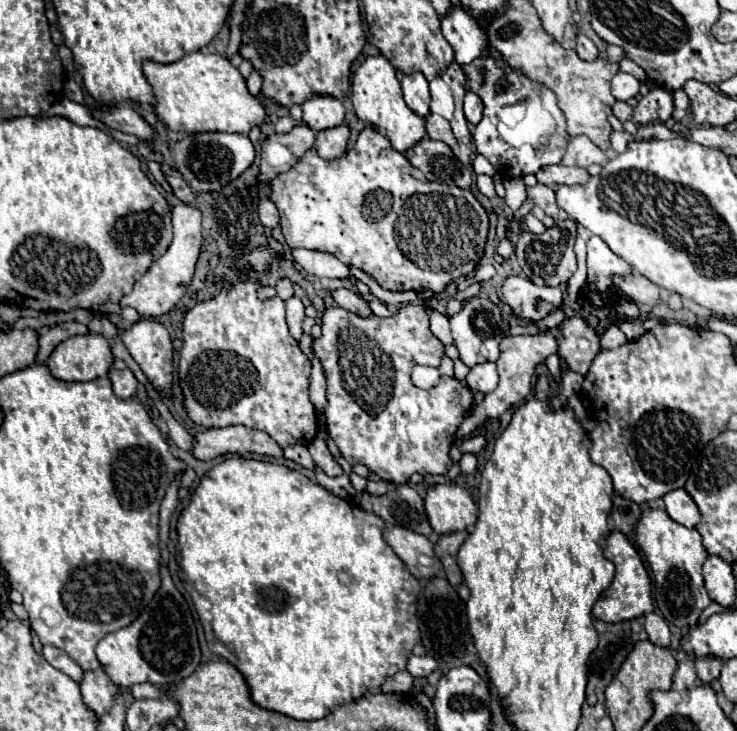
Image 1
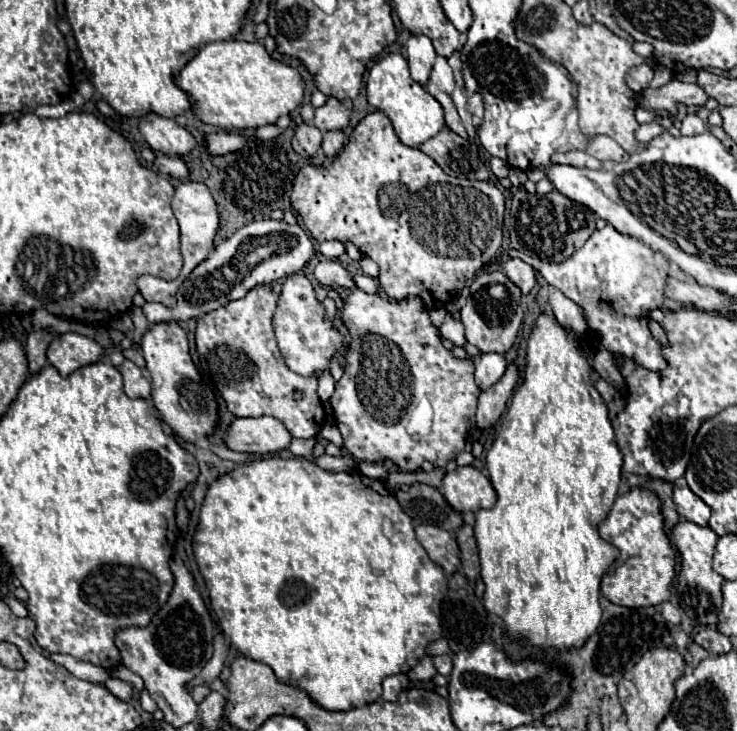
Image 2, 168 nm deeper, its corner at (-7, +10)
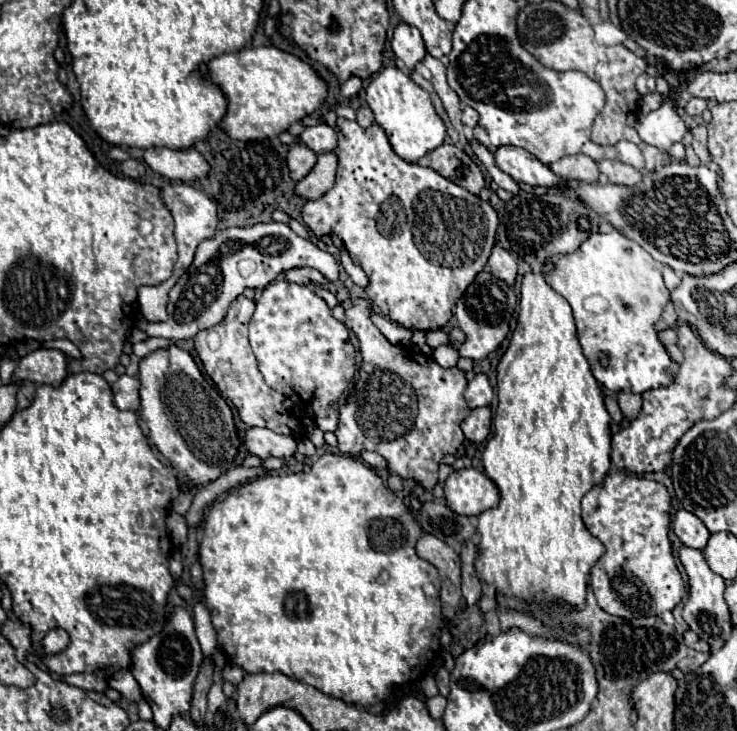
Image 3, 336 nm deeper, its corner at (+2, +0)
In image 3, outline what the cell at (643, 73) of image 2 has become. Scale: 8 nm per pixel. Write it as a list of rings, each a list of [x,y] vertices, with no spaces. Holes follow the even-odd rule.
[[[643,73],[643,75],[639,75],[639,77],[637,77],[637,83],[635,83],[635,87],[637,87],[639,95],[647,95],[647,93],[655,91],[655,79],[653,79],[651,75]]]

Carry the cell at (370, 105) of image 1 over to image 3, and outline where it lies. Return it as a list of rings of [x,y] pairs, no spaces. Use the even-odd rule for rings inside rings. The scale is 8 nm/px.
[[[383,67],[377,75],[371,77],[365,89],[365,101],[375,115],[375,121],[387,133],[393,151],[401,159],[415,163],[417,159],[421,159],[443,143],[445,125],[441,117],[435,113],[429,95],[419,85],[415,85],[405,71],[397,67]]]

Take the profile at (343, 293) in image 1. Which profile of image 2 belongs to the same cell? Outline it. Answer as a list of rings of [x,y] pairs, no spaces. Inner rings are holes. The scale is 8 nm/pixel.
[[[320,261],[314,267],[314,277],[324,285],[324,287],[344,287],[344,289],[354,289],[354,281],[350,277],[350,273],[338,263],[338,261]]]

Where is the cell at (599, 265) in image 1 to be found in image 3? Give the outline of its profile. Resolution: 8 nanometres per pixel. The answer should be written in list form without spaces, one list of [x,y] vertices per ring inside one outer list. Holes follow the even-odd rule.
[[[613,229],[611,233],[593,233],[575,253],[557,257],[555,269],[545,275],[547,285],[559,295],[563,295],[573,307],[573,317],[583,353],[589,359],[593,377],[607,391],[645,393],[649,389],[667,387],[675,379],[679,365],[671,361],[665,347],[659,343],[655,331],[655,321],[661,317],[661,311],[669,301],[669,291],[663,285],[661,273],[663,265],[659,261],[655,261],[643,247]],[[603,355],[609,359],[607,365],[601,365]]]

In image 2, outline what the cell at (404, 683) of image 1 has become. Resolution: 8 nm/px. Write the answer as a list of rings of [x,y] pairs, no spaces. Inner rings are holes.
[[[426,655],[426,657],[408,673],[408,677],[410,677],[410,679],[428,681],[428,679],[432,679],[436,673],[438,673],[438,671],[436,671],[436,667],[434,667],[434,657]]]

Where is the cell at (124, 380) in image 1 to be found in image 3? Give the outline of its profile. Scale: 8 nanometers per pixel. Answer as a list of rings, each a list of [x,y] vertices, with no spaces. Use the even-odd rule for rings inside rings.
[[[119,375],[119,379],[113,383],[113,395],[115,395],[115,405],[119,409],[137,411],[141,407],[139,379],[131,375]]]

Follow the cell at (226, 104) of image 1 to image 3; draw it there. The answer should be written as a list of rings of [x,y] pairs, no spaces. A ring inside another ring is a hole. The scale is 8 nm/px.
[[[247,47],[213,57],[207,71],[227,99],[227,113],[221,119],[221,129],[227,137],[237,141],[277,137],[287,131],[291,123],[319,111],[327,93],[327,85],[307,63],[277,47]]]

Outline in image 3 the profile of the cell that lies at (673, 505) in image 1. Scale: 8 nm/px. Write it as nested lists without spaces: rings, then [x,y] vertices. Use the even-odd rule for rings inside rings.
[[[679,509],[675,513],[673,531],[681,539],[683,545],[693,547],[693,549],[703,549],[709,541],[709,535],[711,535],[699,517],[695,517],[693,513],[689,513],[685,509]]]

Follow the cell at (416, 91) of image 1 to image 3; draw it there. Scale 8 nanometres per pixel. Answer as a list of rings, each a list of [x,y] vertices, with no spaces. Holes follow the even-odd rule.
[[[399,23],[397,29],[395,29],[393,51],[395,51],[397,59],[401,59],[405,63],[409,73],[413,73],[415,65],[419,61],[423,61],[423,57],[427,53],[425,45],[423,45],[423,39],[421,39],[421,33],[417,31],[417,27],[409,27],[405,23]]]

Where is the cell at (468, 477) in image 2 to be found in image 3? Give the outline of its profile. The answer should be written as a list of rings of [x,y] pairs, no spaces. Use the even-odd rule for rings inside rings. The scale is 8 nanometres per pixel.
[[[469,467],[453,471],[445,481],[445,505],[457,515],[479,515],[497,507],[499,491],[485,473]]]

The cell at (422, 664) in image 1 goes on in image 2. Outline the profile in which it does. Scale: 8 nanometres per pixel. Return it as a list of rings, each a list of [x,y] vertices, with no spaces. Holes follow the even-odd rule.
[[[438,655],[438,657],[434,657],[434,663],[436,663],[436,669],[440,675],[450,677],[450,673],[452,673],[452,657],[450,655]]]

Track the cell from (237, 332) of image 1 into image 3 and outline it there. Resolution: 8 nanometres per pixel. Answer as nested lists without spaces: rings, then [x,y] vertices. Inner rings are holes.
[[[239,295],[231,303],[221,323],[209,329],[203,329],[195,335],[195,351],[203,363],[205,373],[215,381],[221,395],[237,407],[243,423],[247,423],[249,427],[267,427],[279,435],[301,439],[305,435],[303,423],[293,413],[289,415],[289,411],[283,407],[285,395],[271,389],[257,367],[257,359],[251,351],[249,337],[247,337],[247,327],[253,317],[253,311],[255,311],[255,303]]]

